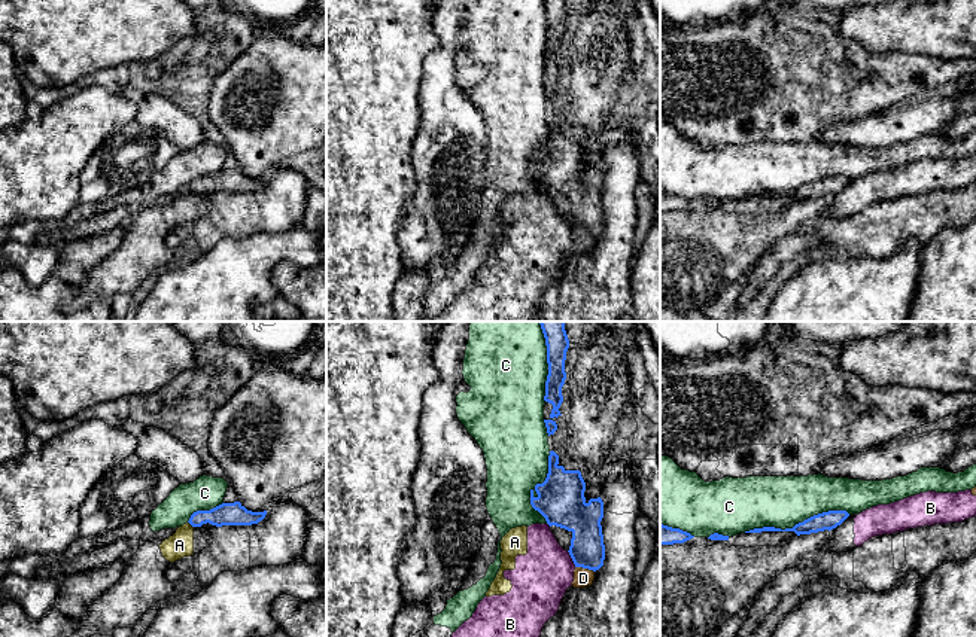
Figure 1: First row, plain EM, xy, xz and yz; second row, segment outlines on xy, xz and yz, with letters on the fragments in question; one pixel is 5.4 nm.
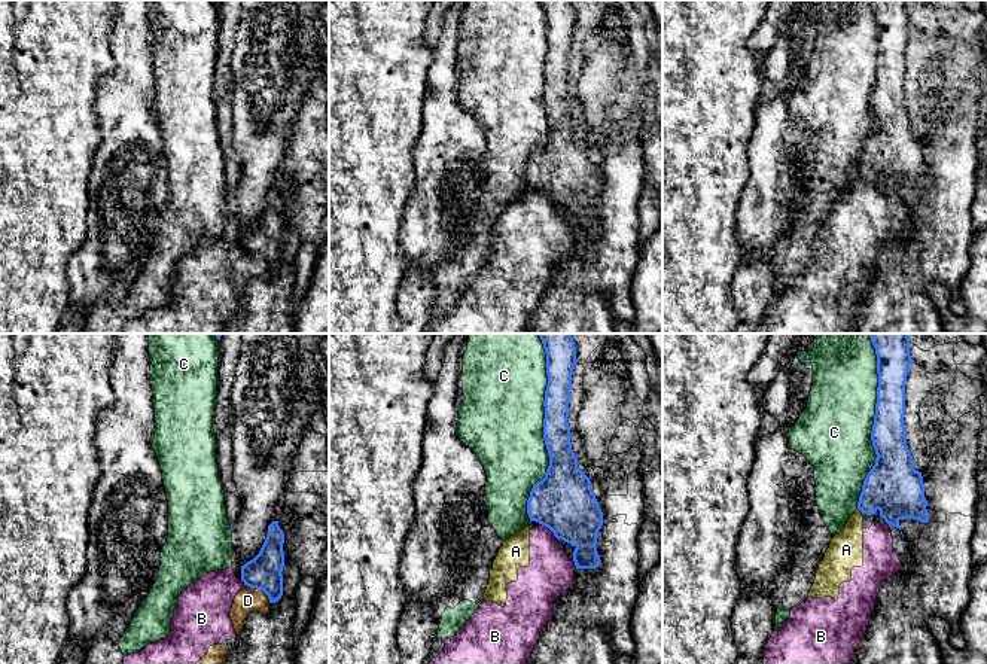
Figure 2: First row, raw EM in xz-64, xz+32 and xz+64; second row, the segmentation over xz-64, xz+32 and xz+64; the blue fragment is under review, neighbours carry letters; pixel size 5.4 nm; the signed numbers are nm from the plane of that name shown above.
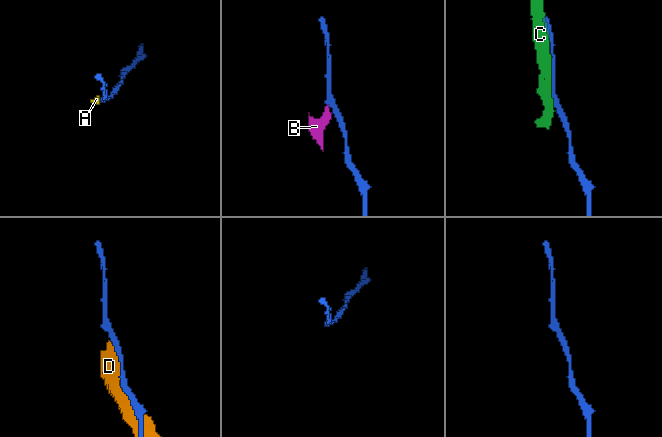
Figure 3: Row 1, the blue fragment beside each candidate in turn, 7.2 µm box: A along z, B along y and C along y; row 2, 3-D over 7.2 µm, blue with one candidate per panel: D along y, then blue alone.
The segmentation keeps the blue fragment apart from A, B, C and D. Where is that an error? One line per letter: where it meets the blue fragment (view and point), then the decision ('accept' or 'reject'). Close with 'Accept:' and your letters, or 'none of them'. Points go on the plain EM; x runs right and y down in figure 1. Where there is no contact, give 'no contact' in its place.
A: contact xy (189, 189); reject
B: contact xz (571, 223); reject
C: contact yz (796, 191); reject
D: contact xz (584, 234); reject
Accept: none of them

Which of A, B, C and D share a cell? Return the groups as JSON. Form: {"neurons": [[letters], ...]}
{"neurons": [["A", "B", "D"], ["C"]]}

